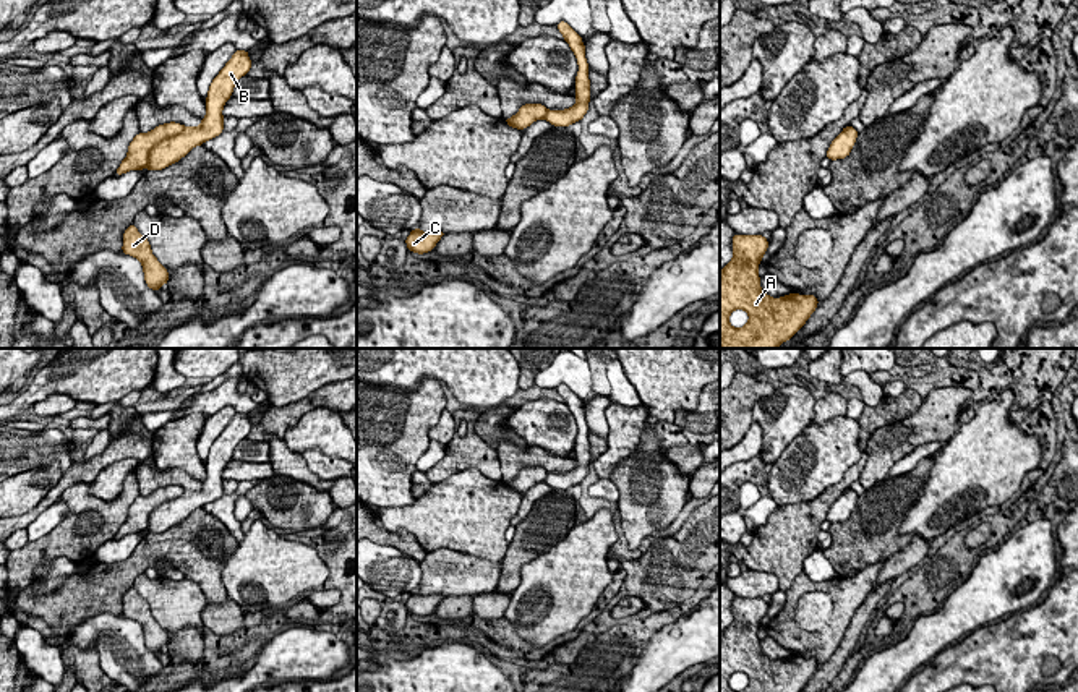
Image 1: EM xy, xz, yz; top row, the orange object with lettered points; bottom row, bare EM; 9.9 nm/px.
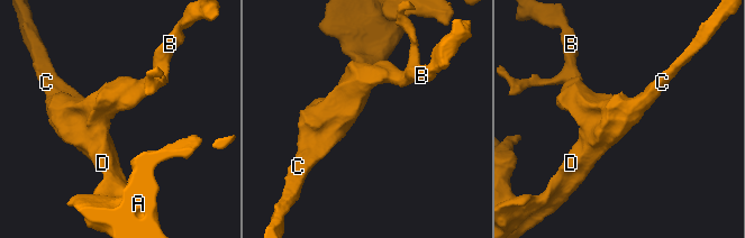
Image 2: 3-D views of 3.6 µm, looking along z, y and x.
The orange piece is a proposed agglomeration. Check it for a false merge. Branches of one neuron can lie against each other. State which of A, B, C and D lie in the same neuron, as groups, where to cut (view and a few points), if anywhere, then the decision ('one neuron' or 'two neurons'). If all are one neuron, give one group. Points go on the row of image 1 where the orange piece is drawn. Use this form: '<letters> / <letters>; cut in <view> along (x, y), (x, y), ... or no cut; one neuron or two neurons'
A C D / B; cut in xy along (183, 127), (161, 140), (151, 149), (149, 161), (145, 166); two neurons

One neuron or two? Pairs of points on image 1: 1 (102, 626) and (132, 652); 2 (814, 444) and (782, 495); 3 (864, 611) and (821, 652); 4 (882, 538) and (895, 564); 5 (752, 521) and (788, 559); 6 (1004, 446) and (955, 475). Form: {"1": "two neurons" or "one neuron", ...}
{"1": "one neuron", "2": "one neuron", "3": "two neurons", "4": "two neurons", "5": "two neurons", "6": "one neuron"}

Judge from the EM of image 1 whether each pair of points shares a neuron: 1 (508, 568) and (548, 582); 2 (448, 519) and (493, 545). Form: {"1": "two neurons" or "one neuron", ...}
{"1": "two neurons", "2": "one neuron"}

